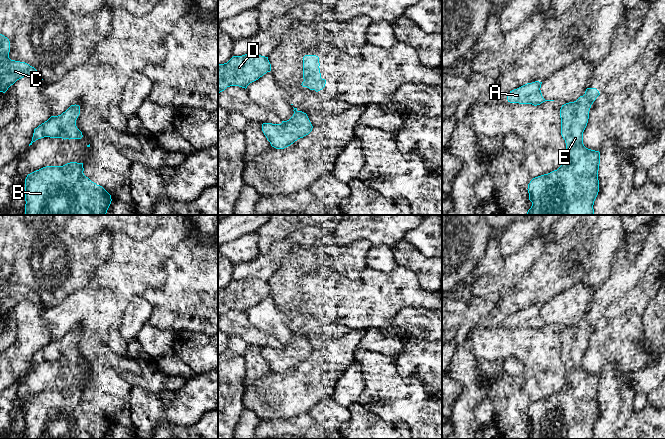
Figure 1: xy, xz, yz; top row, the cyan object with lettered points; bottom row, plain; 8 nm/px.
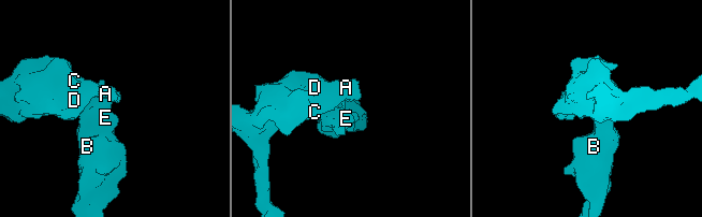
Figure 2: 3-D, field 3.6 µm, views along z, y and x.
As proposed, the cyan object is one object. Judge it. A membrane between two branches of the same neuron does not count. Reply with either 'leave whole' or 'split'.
split

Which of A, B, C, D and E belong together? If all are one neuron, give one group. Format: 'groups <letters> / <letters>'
groups A C D / B E

